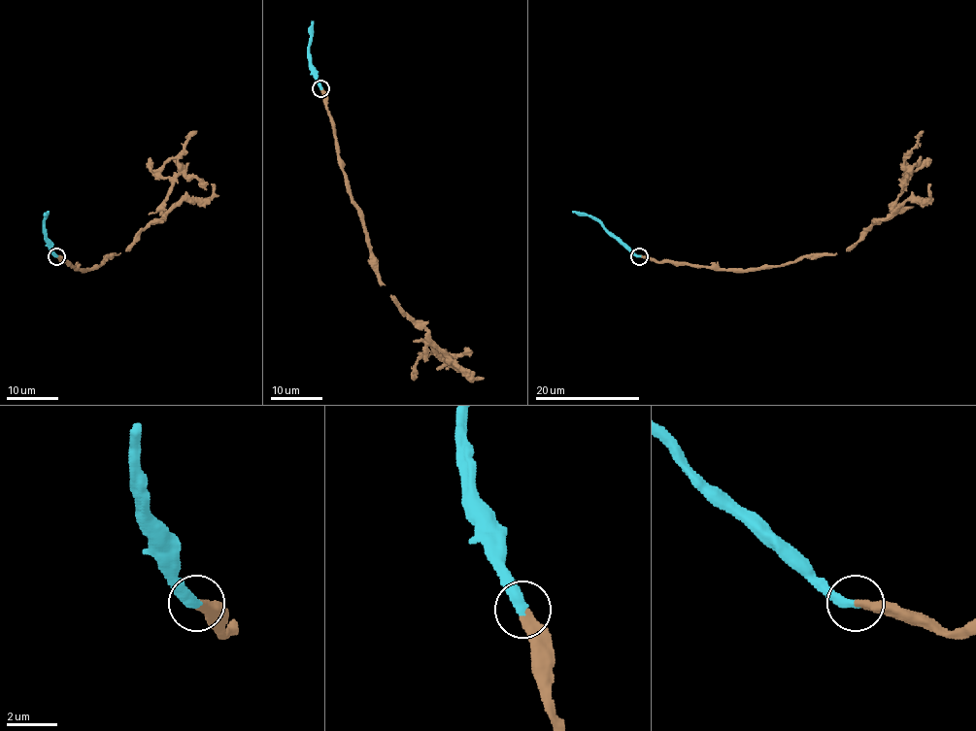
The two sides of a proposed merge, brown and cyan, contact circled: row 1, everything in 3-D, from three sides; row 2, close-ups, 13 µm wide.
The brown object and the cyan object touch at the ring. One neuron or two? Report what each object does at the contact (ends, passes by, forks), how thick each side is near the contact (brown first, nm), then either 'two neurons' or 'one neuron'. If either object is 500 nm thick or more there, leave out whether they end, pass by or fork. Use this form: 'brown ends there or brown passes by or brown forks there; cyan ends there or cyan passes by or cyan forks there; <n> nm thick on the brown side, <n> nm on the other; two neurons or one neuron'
brown ends there; cyan ends there; 360 nm thick on the brown side, 400 nm on the other; one neuron

